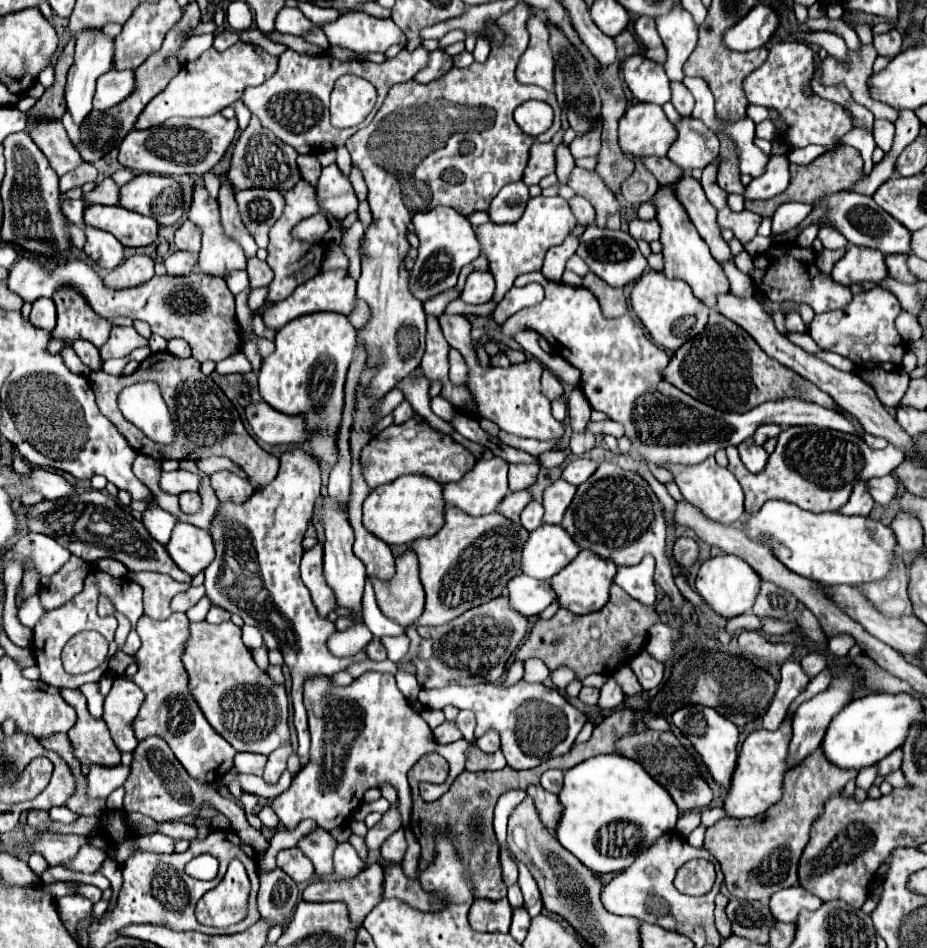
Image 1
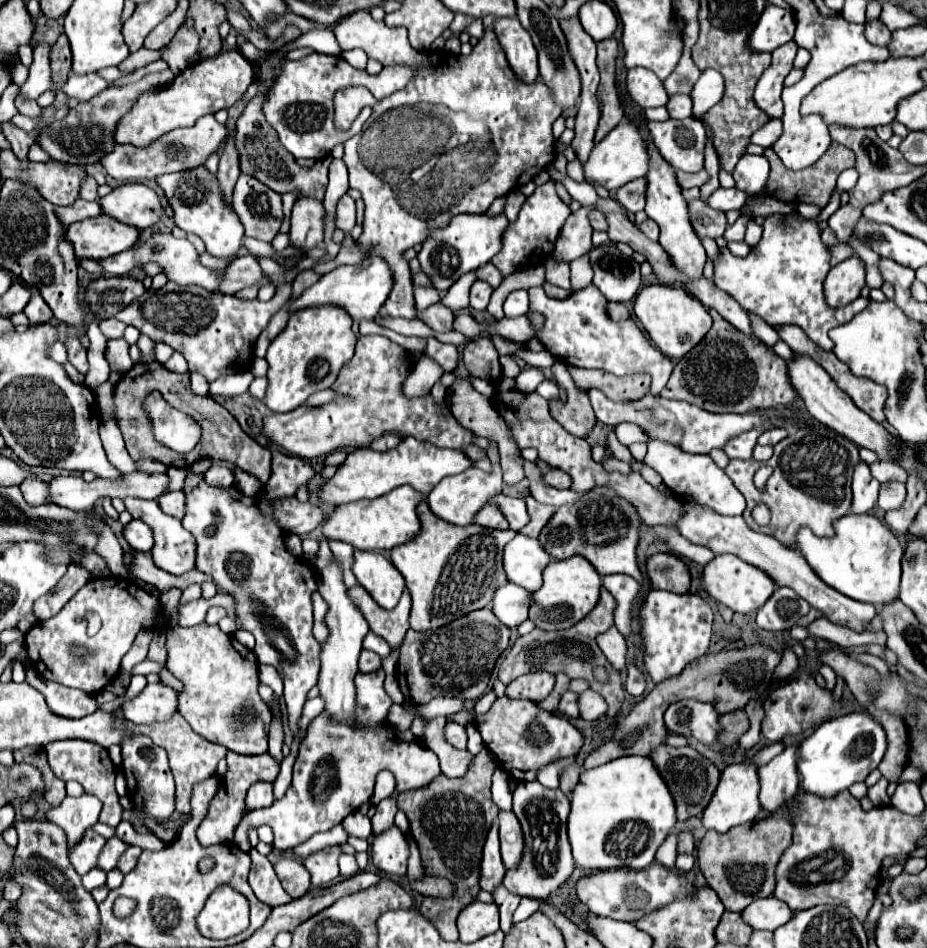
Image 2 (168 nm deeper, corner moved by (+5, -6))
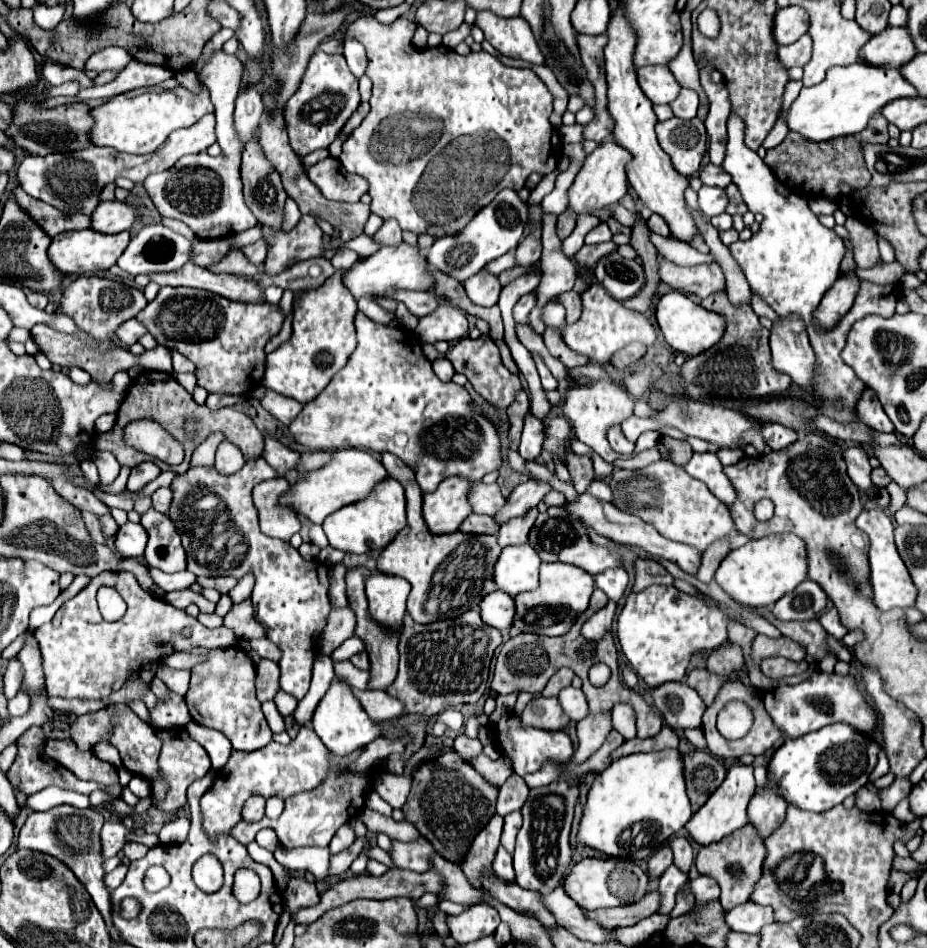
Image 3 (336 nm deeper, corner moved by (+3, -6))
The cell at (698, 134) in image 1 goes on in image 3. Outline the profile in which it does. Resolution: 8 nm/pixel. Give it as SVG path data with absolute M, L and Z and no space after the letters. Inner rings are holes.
M673 117L657 123L655 129L661 149L671 157L673 169L683 177L693 177L709 147L703 121L699 117L689 121Z

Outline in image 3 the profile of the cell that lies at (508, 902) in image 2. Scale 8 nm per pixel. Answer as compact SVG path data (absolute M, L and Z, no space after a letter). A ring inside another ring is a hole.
M503 845L497 849L495 853L495 861L493 861L493 869L495 873L503 879L503 881L513 881L515 873L513 873L513 861L511 861L511 853L507 849L503 849Z

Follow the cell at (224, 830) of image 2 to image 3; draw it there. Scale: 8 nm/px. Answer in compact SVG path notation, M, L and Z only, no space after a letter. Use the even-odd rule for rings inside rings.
M301 727L299 735L289 745L271 741L267 747L257 751L249 751L249 753L233 751L227 765L215 771L215 781L201 799L203 827L211 835L229 833L229 829L241 819L243 803L251 795L261 795L265 799L269 797L287 799L295 793L311 791L327 779L329 769L331 769L331 763L329 763L327 747L311 727Z

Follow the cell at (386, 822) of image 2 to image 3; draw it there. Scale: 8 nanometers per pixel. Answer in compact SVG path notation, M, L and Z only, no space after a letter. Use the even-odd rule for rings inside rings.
M381 769L379 773L375 773L375 785L373 789L393 807L393 809L401 809L403 801L409 795L411 789L411 777L409 775L395 775L387 769Z

